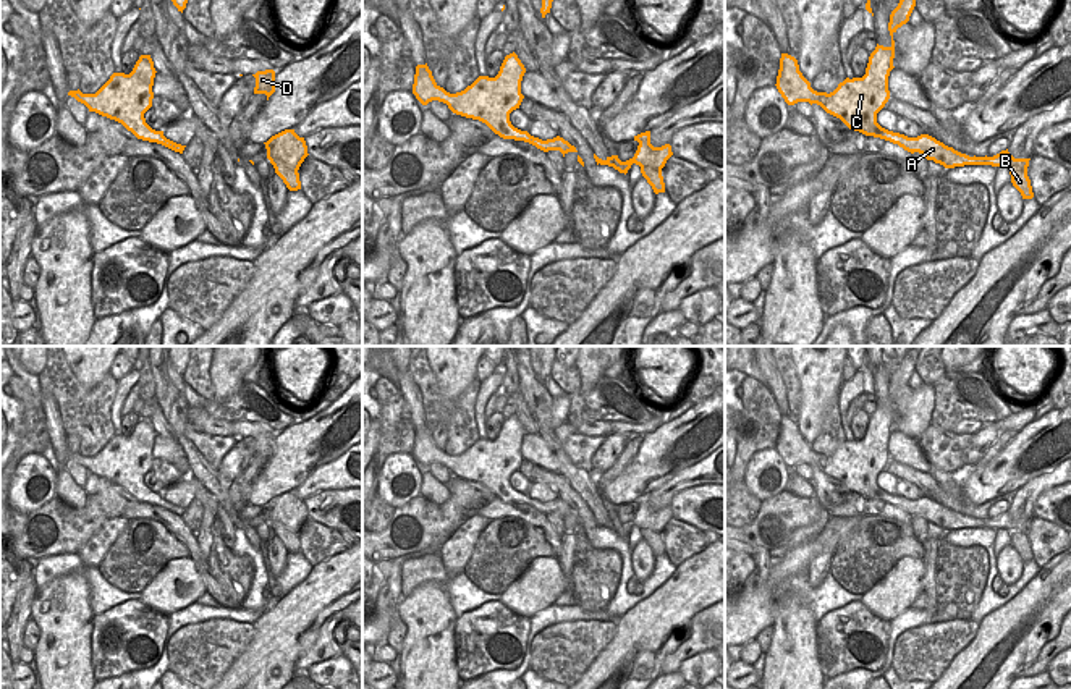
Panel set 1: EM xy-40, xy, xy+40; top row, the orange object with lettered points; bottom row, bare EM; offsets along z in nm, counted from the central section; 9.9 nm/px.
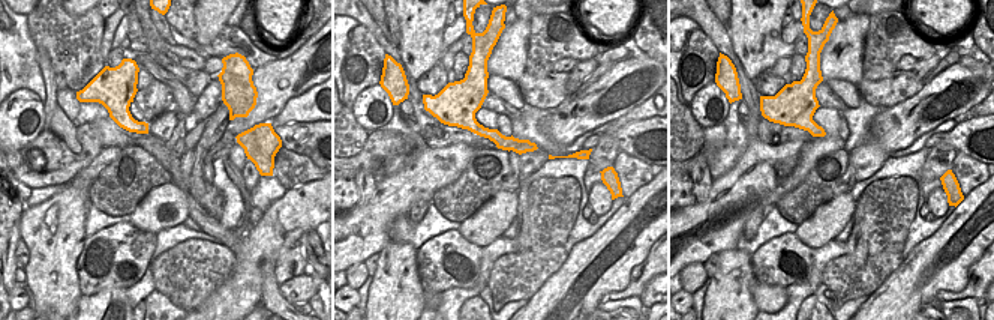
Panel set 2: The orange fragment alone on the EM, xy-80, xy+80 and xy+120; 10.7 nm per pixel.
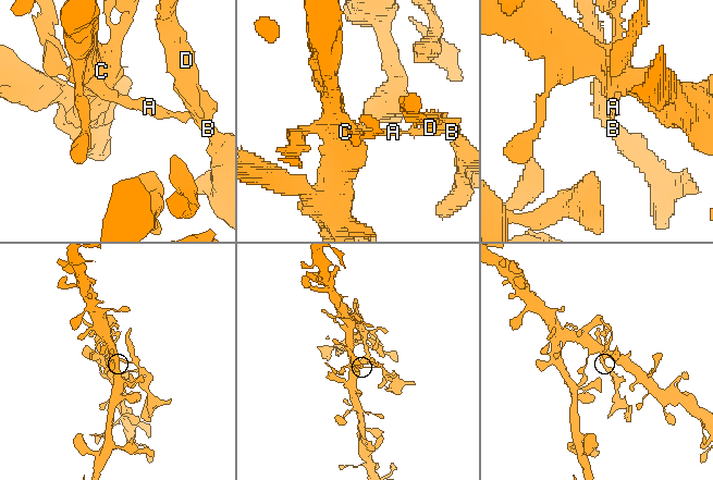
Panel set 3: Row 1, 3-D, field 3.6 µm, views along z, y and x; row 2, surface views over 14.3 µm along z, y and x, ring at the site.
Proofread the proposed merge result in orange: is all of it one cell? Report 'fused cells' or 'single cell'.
fused cells

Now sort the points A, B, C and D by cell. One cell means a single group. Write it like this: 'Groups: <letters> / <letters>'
Groups: A C / B D.

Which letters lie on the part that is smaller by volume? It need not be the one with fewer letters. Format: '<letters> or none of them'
B, D

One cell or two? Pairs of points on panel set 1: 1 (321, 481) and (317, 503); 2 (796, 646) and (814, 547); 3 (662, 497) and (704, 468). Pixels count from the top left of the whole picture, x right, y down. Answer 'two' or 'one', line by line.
1: two
2: two
3: one

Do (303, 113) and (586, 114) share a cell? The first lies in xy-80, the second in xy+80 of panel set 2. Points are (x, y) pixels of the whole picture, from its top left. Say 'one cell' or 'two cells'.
two cells

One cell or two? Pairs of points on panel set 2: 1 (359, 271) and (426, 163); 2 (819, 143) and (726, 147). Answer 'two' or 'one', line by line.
1: two
2: two

